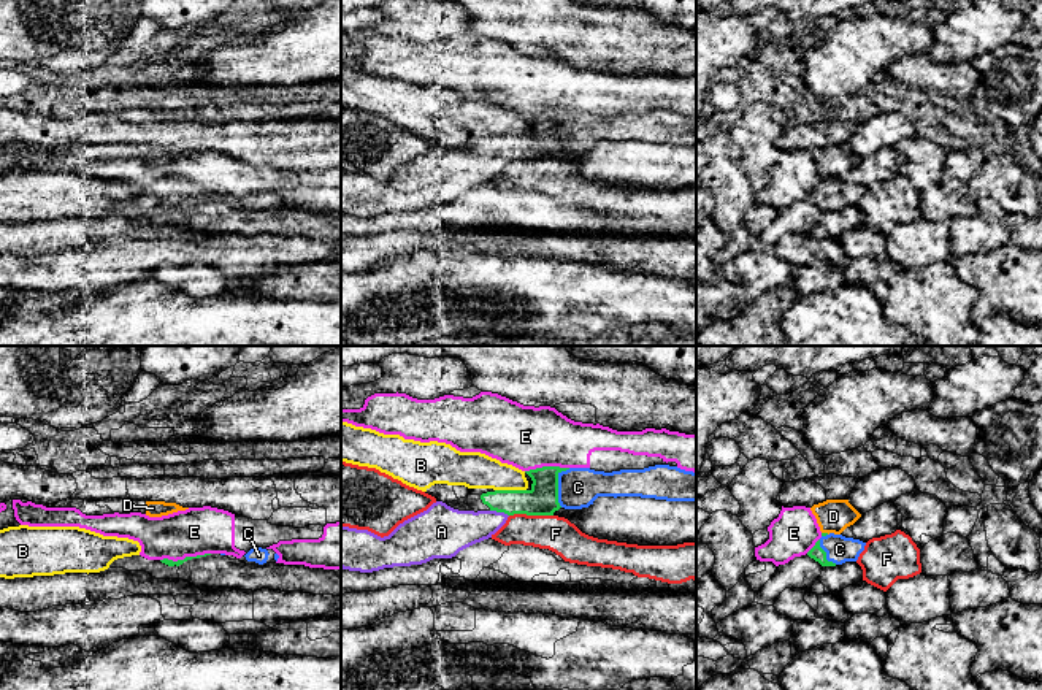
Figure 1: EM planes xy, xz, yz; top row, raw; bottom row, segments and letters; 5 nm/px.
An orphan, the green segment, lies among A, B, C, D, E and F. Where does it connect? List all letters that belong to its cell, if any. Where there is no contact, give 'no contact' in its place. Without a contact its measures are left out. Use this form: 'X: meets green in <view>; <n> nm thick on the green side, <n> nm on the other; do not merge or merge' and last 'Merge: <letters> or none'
A: meets green in xz; 160 nm thick on the green side, 200 nm on the other; merge
B: meets green in xz; 160 nm thick on the green side, 190 nm on the other; do not merge
C: meets green in xz; 160 nm thick on the green side, 200 nm on the other; merge
D: meets green in yz; 20 nm thick on the green side, 180 nm on the other; do not merge
E: meets green in xy; 30 nm thick on the green side, 240 nm on the other; do not merge
F: meets green in xz; 160 nm thick on the green side, 180 nm on the other; do not merge
Merge: A, C

